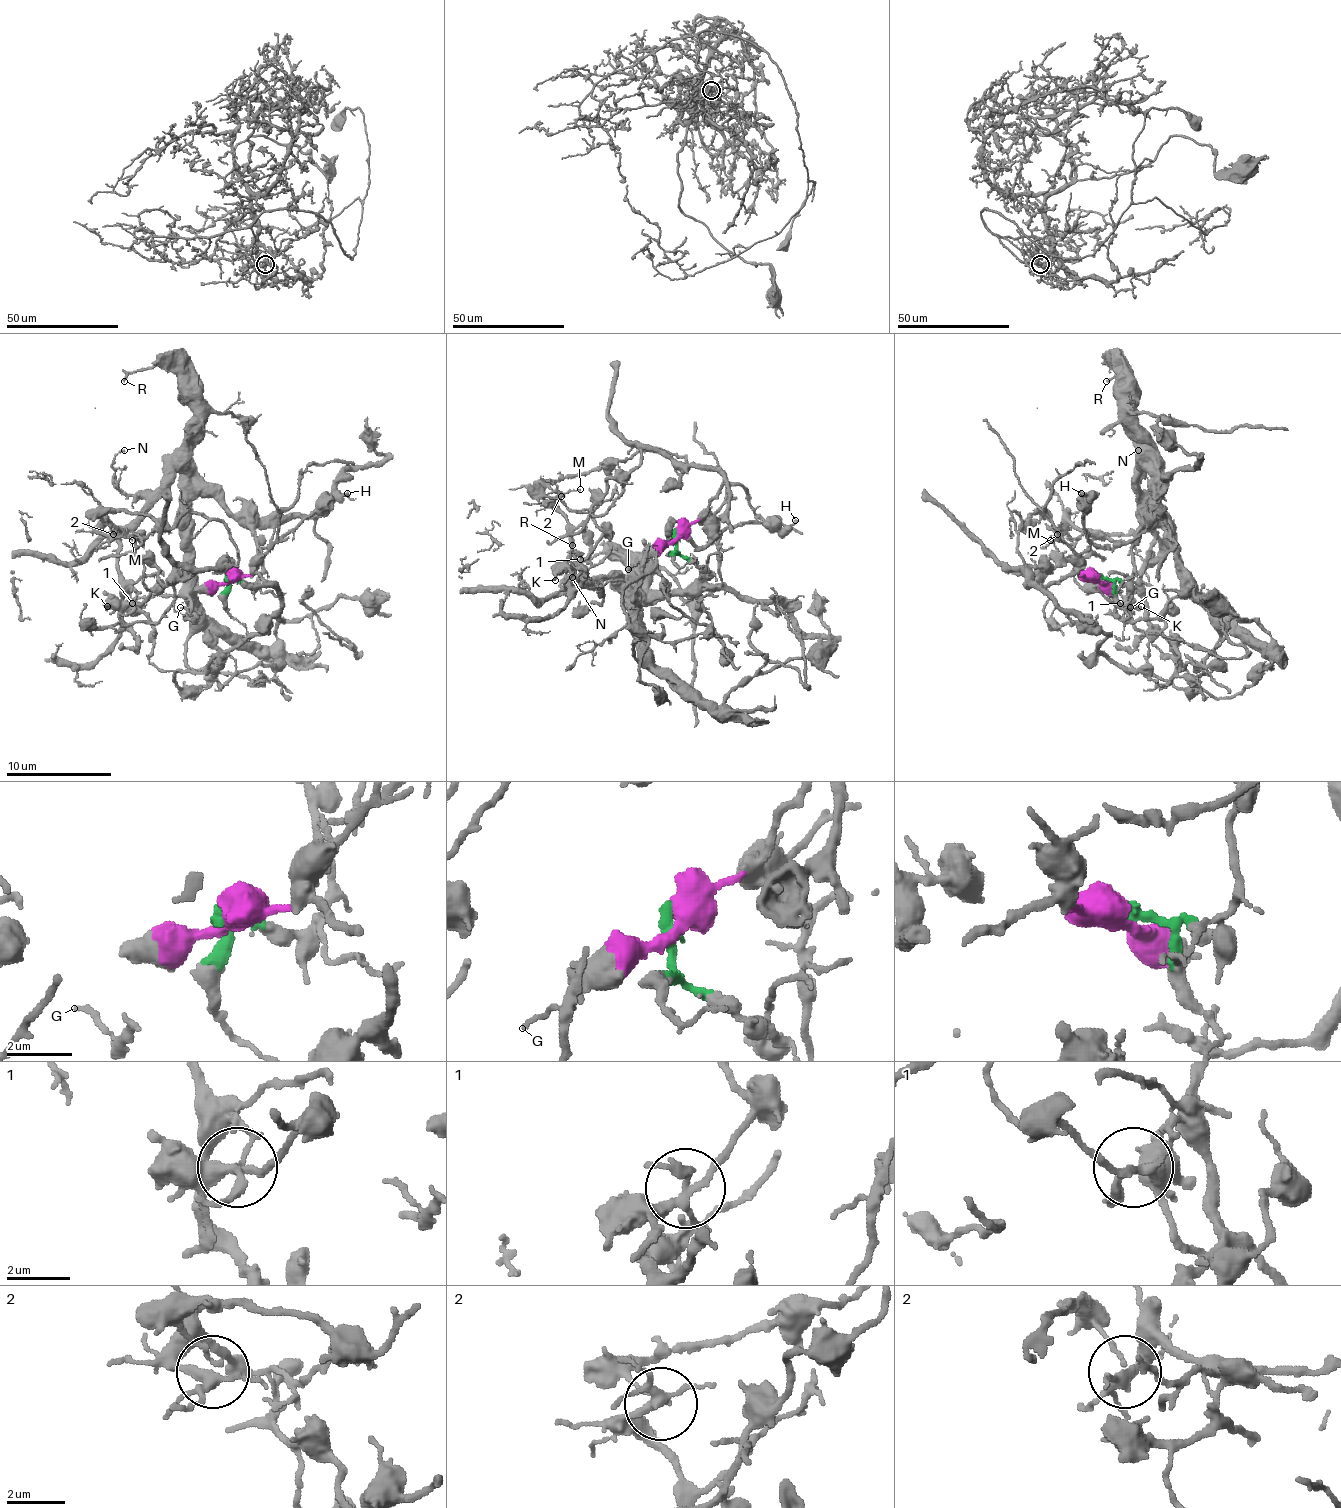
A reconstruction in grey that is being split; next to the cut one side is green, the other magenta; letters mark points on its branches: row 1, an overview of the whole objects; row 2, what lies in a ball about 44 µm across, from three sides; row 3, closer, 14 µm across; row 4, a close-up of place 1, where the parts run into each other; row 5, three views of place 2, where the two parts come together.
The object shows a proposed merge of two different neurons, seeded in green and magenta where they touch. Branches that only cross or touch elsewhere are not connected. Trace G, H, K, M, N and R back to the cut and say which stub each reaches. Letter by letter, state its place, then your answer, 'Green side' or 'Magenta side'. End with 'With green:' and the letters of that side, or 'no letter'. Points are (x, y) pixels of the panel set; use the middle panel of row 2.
G: Place: (628, 569). Green side
H: Place: (795, 520). Green side
K: Place: (555, 580). Magenta side
M: Place: (580, 489). Green side
N: Place: (572, 577). Green side
R: Place: (572, 545). Green side
With green: G, H, M, N, R

